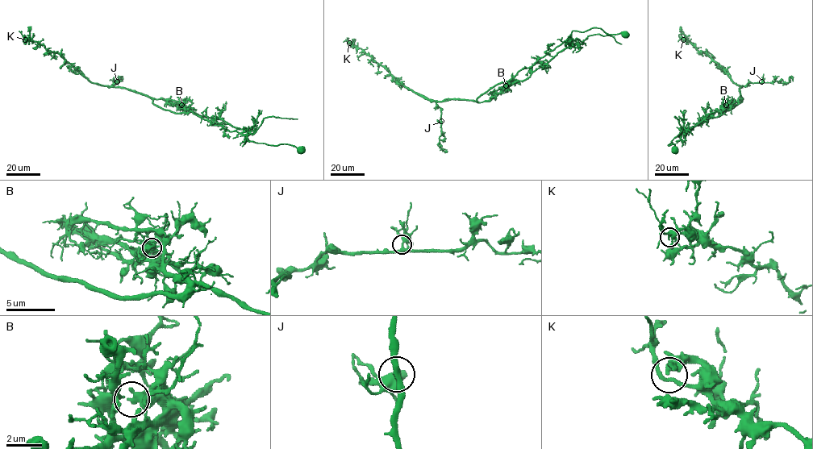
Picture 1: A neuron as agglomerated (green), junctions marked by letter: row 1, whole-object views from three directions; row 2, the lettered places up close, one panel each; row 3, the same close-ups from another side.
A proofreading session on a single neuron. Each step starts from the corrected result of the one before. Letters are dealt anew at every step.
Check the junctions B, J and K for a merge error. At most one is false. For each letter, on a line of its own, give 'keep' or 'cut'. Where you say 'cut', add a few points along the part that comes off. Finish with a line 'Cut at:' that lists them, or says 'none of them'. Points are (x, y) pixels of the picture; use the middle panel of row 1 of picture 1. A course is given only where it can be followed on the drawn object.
B: cut; course (506, 85), (505, 89), (527, 79), (576, 38), (582, 41), (592, 35), (610, 35), (621, 44)
J: keep
K: keep
Cut at: B

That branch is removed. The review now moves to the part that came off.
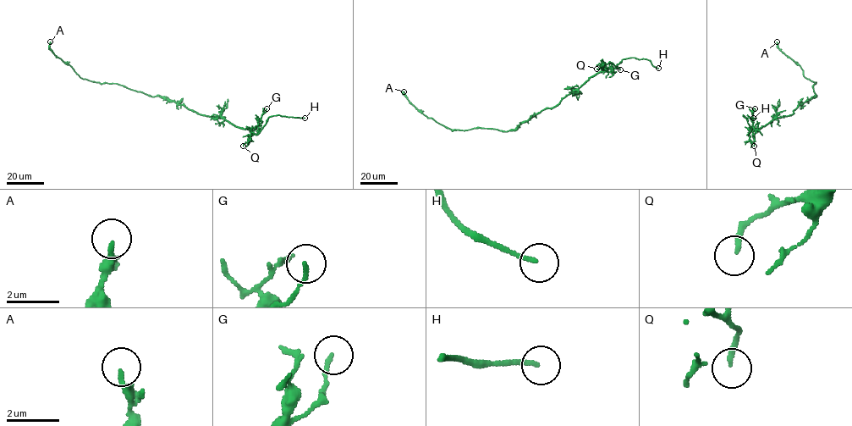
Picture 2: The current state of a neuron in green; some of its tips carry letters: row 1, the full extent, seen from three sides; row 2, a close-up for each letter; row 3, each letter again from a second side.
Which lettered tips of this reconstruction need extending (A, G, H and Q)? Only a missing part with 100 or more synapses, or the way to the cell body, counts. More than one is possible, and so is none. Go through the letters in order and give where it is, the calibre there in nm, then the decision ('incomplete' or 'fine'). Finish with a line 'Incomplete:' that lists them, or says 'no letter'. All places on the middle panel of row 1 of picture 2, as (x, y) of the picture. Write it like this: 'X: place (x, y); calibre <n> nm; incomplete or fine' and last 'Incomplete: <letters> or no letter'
A: place (404, 91); calibre 170 nm; fine
G: place (620, 69); calibre 130 nm; fine
H: place (658, 68); calibre 150 nm; incomplete
Q: place (596, 69); calibre 190 nm; fine
Incomplete: H

